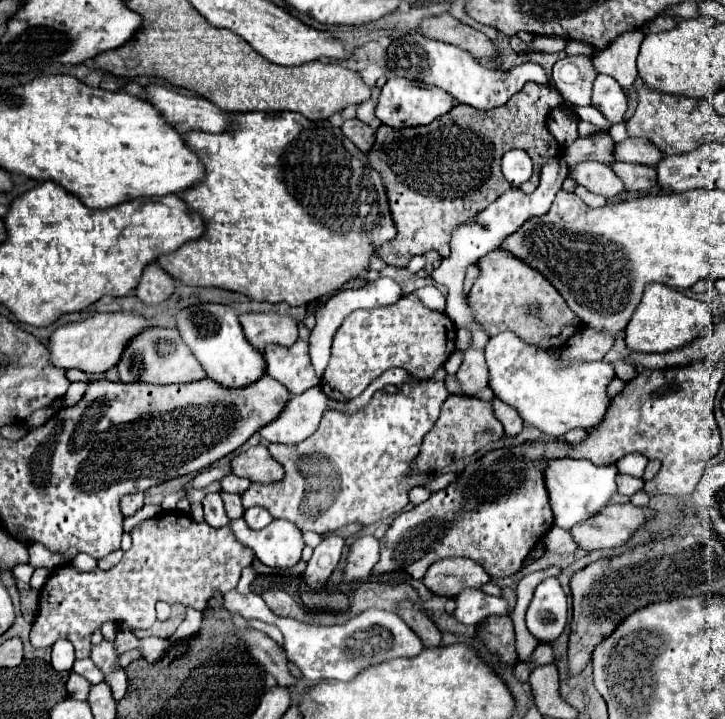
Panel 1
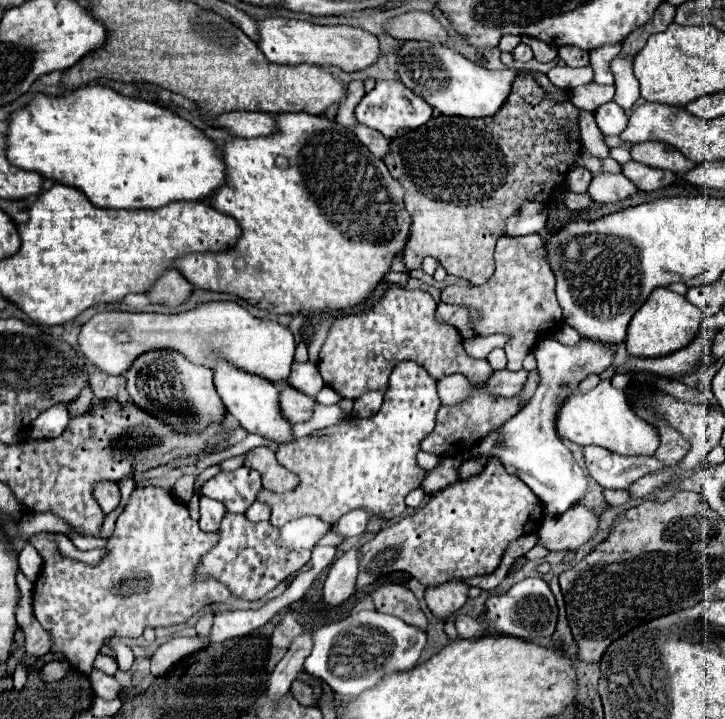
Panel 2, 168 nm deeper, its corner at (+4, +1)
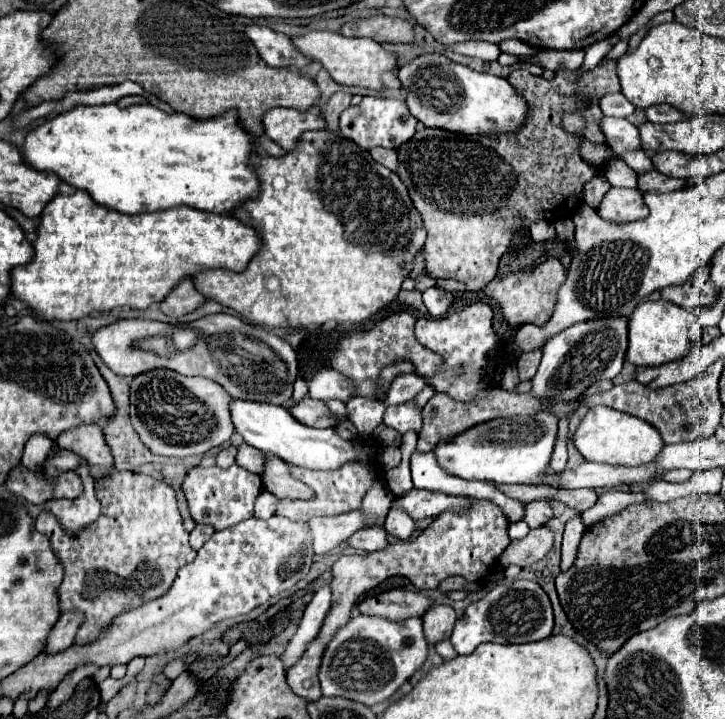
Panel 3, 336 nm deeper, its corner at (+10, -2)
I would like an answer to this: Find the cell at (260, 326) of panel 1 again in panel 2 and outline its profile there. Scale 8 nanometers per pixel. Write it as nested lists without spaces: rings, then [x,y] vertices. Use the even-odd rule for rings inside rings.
[[[208,302],[182,314],[132,314],[100,312],[92,316],[78,336],[78,352],[108,374],[122,374],[142,354],[154,348],[182,352],[190,362],[214,368],[214,356],[222,356],[244,372],[254,372],[274,384],[288,384],[294,362],[294,336],[278,322],[254,318],[236,302]],[[200,334],[200,344],[198,344]]]

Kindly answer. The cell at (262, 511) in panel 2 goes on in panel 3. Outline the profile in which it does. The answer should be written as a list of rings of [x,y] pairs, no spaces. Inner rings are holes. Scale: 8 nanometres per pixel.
[[[262,491],[260,497],[256,499],[256,505],[254,505],[254,517],[256,519],[268,519],[268,517],[272,517],[274,511],[276,511],[276,503],[278,503],[278,499],[272,493]]]

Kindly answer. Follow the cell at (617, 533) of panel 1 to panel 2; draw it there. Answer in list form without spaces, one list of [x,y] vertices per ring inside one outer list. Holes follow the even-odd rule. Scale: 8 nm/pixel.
[[[576,504],[570,512],[558,516],[558,520],[546,518],[536,530],[538,540],[550,550],[578,550],[582,548],[598,530],[598,516],[594,516],[586,506]]]

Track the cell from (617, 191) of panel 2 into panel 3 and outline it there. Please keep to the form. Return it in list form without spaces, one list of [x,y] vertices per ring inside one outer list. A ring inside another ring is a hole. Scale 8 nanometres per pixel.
[[[612,187],[598,205],[598,215],[608,221],[624,223],[636,221],[648,215],[648,207],[642,201],[642,193],[638,189]]]

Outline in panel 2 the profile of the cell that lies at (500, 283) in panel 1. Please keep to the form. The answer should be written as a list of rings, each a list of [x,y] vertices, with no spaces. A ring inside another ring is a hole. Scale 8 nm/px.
[[[526,234],[526,236],[502,236],[496,244],[494,252],[496,260],[496,272],[494,276],[482,284],[482,286],[446,286],[442,290],[442,302],[446,304],[466,304],[474,310],[480,310],[480,320],[474,322],[474,328],[480,336],[490,336],[490,334],[508,334],[510,342],[506,344],[506,354],[508,354],[508,370],[516,372],[522,368],[524,356],[534,348],[534,344],[542,338],[546,338],[554,328],[560,326],[562,322],[562,308],[556,300],[554,294],[554,272],[550,268],[550,262],[546,258],[546,242],[540,234]]]

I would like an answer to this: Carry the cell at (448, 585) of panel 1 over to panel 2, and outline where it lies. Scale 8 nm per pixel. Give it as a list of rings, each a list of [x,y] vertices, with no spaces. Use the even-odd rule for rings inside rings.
[[[450,580],[442,586],[426,590],[426,604],[430,612],[446,622],[454,612],[458,612],[468,598],[468,586],[460,580]]]

